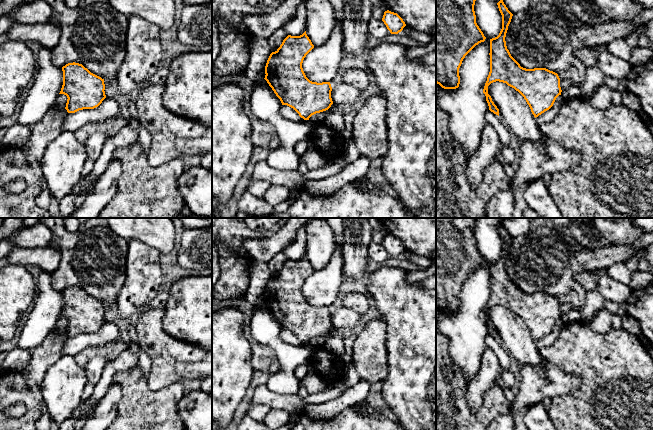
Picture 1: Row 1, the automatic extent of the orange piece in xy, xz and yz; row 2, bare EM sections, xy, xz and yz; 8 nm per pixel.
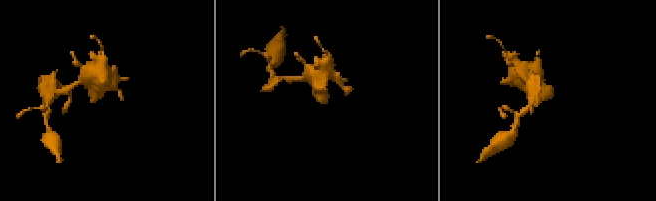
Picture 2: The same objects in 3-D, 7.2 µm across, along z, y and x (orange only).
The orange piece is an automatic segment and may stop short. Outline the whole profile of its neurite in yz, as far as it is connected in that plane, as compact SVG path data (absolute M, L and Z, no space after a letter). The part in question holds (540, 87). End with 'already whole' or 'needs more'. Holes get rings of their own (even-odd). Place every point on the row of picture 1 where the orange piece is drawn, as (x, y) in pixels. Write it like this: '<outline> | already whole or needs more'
M503 0L497 5L502 15L502 29L497 37L490 39L490 72L483 93L489 110L499 116L499 109L488 94L488 86L496 81L506 83L524 97L536 118L549 110L561 95L560 78L557 73L546 68L523 68L511 56L505 37L513 14Z | already whole

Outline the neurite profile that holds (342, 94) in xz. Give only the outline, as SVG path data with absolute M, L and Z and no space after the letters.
M345 82L337 84L331 91L331 98L336 105L353 105L360 99L360 90Z

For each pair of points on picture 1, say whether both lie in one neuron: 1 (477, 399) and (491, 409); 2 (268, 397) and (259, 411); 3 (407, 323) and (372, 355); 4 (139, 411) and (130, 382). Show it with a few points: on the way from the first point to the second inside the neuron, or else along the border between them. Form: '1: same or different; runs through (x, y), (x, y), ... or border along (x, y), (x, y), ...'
1: different; border along (494, 383), (484, 395), (482, 403), (471, 410)
2: different; border along (271, 407), (256, 405), (249, 409)
3: different; border along (385, 319), (385, 349), (388, 366)
4: same; runs through (138, 404), (135, 389)

